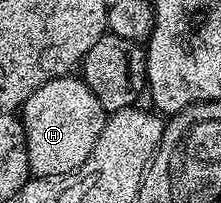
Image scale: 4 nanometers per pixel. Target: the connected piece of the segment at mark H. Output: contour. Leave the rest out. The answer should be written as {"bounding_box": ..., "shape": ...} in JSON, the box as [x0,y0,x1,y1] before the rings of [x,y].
{"bounding_box":[20,75,107,176],"shape":[[[77,75],[44,82],[20,109],[31,173],[34,176],[67,176],[69,172],[76,172],[92,154],[107,115],[96,94],[92,94]]]}

